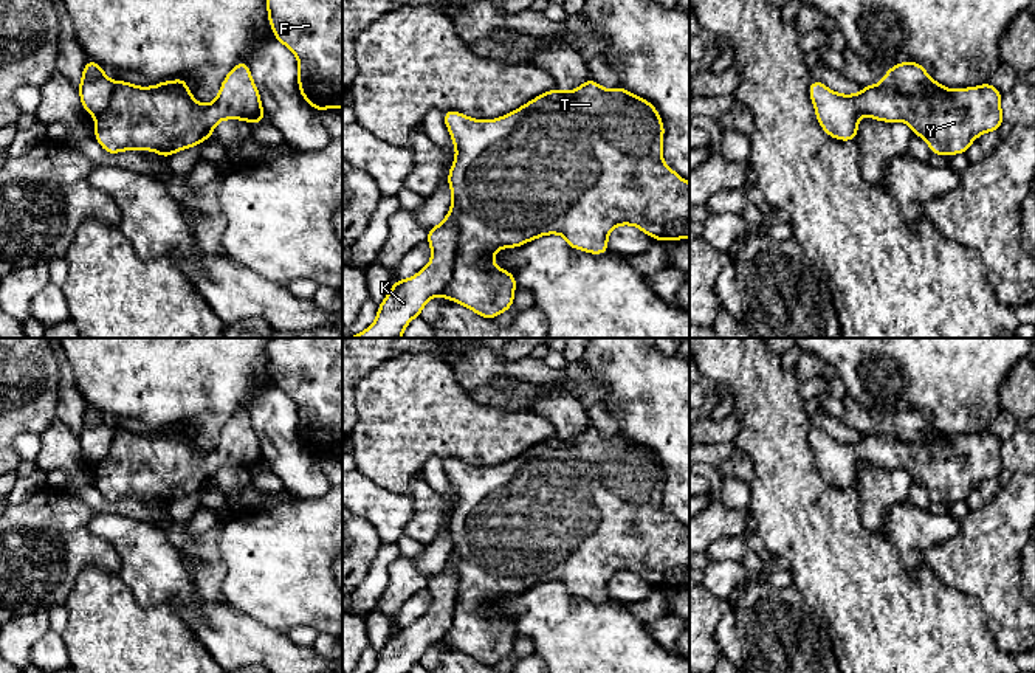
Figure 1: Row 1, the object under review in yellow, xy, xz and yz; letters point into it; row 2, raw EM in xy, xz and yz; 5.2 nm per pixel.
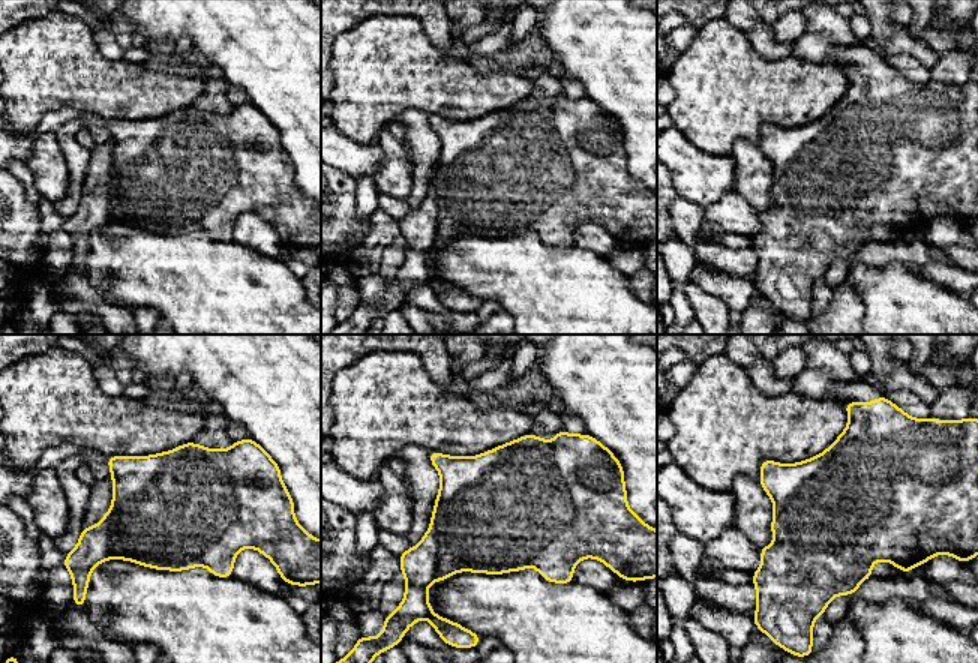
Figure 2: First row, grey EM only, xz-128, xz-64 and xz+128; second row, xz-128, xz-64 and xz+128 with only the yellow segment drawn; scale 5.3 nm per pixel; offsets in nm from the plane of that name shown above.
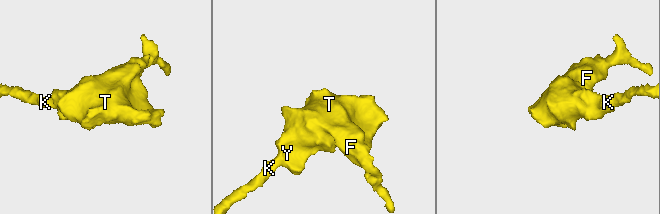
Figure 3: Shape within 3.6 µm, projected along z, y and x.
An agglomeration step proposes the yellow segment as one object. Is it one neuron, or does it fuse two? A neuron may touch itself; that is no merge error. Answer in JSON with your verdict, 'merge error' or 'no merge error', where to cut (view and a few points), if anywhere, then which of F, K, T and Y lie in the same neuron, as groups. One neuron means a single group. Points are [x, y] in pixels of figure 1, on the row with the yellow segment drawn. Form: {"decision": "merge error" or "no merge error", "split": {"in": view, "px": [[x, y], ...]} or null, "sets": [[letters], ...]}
{"decision": "merge error", "split": {"in": "xz", "px": [[450, 210], [457, 230], [457, 255], [454, 275], [442, 295]]}, "sets": [["F", "T", "Y"], ["K"]]}

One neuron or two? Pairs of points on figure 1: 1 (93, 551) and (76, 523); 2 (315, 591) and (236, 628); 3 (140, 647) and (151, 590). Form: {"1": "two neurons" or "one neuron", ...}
{"1": "one neuron", "2": "two neurons", "3": "two neurons"}

